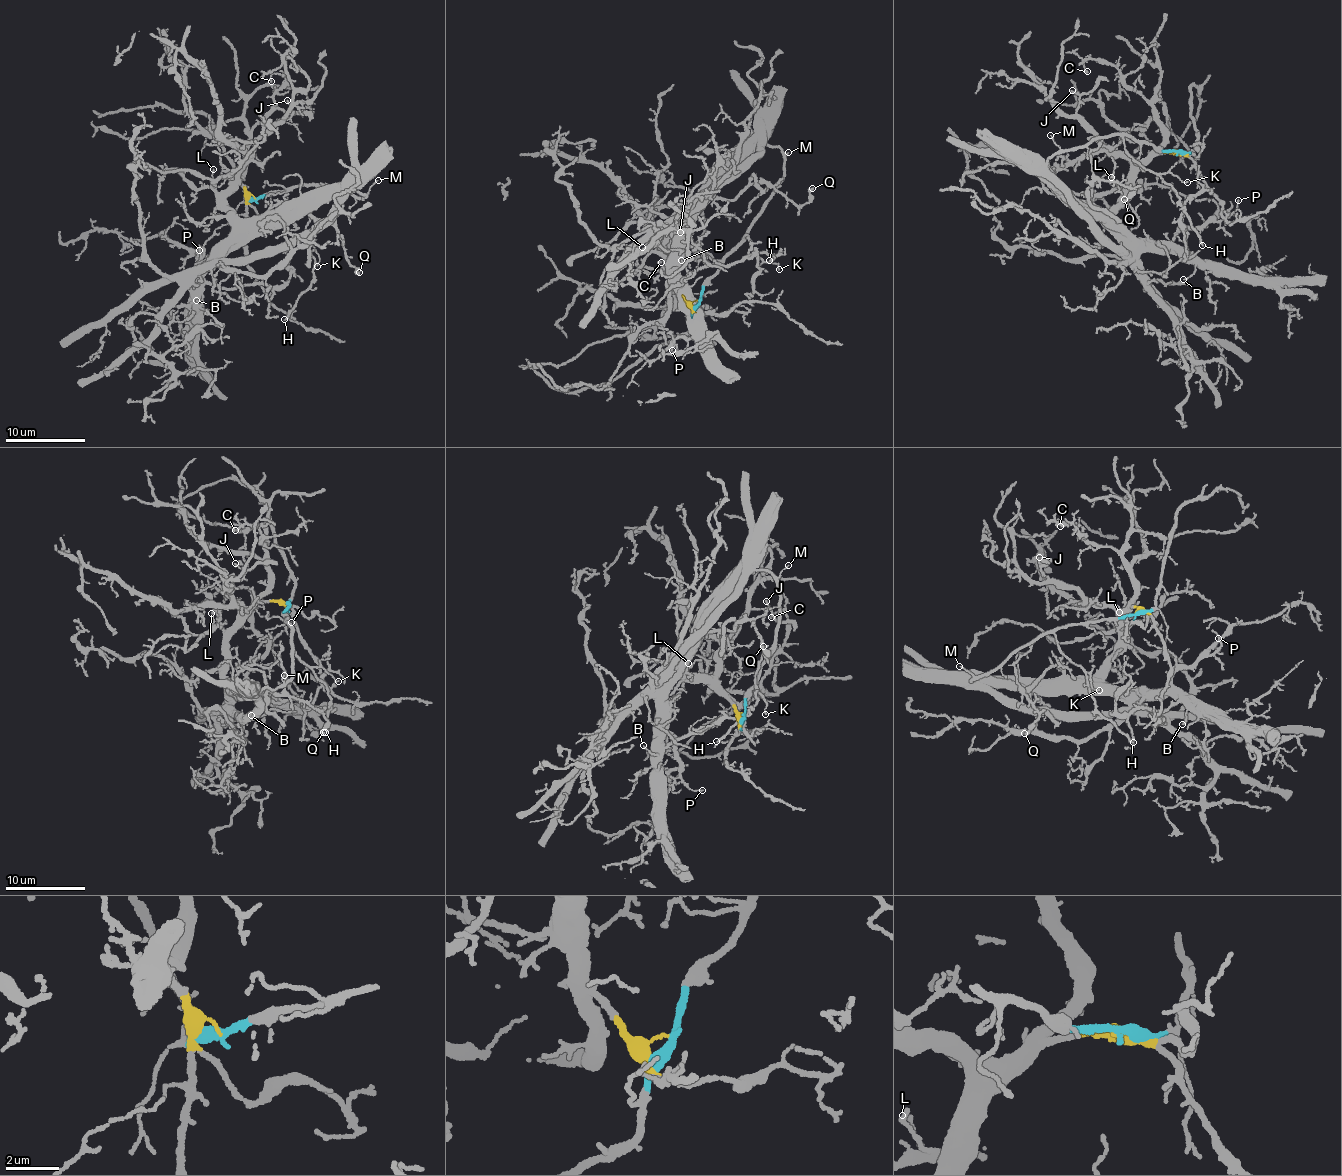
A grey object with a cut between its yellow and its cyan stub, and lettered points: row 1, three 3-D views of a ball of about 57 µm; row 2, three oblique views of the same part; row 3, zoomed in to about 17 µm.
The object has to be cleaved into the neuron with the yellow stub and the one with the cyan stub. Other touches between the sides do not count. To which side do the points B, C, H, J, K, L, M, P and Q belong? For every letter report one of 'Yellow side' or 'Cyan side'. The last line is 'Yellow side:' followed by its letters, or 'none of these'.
B: Yellow side
C: Yellow side
H: Cyan side
J: Yellow side
K: Cyan side
L: Yellow side
M: Cyan side
P: Yellow side
Q: Yellow side
Yellow side: B, C, J, L, P, Q

